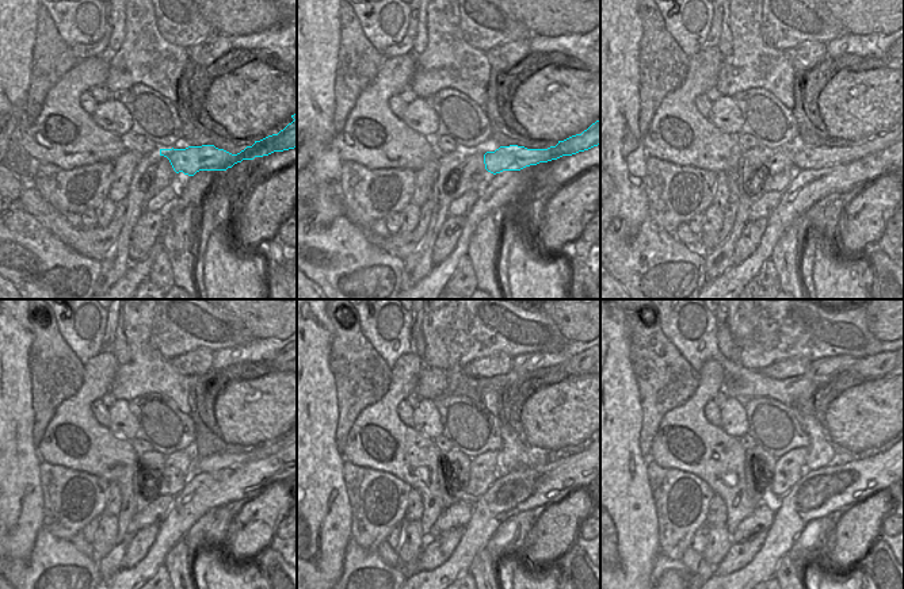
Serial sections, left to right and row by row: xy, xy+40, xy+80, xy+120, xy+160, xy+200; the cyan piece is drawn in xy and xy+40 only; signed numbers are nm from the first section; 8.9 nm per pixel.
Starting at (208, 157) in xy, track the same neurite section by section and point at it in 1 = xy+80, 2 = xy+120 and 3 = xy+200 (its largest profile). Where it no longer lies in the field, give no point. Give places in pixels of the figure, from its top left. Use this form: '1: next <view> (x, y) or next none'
1: next xy+80 (804, 157)
2: next xy+120 (214, 462)
3: next xy+200 (869, 452)

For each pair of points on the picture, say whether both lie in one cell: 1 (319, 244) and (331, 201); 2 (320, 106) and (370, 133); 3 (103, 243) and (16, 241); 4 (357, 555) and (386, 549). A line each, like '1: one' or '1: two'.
1: two
2: two
3: two
4: two

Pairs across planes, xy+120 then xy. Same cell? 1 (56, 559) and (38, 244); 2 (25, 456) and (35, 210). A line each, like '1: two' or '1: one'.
1: one
2: two

